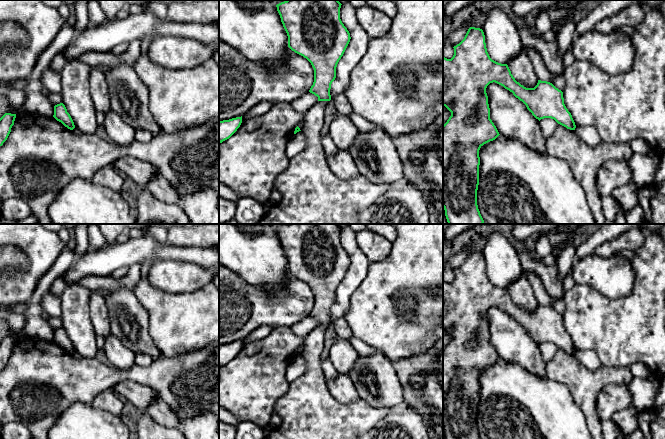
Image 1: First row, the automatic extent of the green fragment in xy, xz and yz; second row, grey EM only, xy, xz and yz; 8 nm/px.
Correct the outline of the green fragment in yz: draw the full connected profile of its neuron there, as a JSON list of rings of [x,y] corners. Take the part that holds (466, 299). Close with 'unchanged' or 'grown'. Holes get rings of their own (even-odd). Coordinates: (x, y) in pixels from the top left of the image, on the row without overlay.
[[[470,251],[464,263],[453,272],[454,279],[451,283],[443,281],[443,330],[451,336],[451,340],[443,349],[443,432],[445,439],[481,439],[477,429],[479,374],[484,368],[495,364],[500,359],[490,343],[490,332],[486,317],[486,312],[490,307],[495,306],[512,316],[539,345],[544,342],[551,342],[570,354],[575,354],[576,349],[564,328],[561,314],[552,307],[541,304],[538,304],[534,312],[526,312],[515,304],[507,288],[498,287],[490,282],[482,253]]]; unchanged

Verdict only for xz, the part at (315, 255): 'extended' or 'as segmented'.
as segmented

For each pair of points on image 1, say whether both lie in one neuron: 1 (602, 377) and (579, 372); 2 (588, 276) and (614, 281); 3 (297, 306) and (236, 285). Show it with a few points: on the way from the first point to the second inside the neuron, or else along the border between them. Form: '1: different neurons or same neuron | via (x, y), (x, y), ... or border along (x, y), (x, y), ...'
1: same neuron | via (596, 377), (585, 377)
2: same neuron | via (594, 276), (608, 276)
3: same neuron | via (282, 306), (257, 306), (251, 300)

